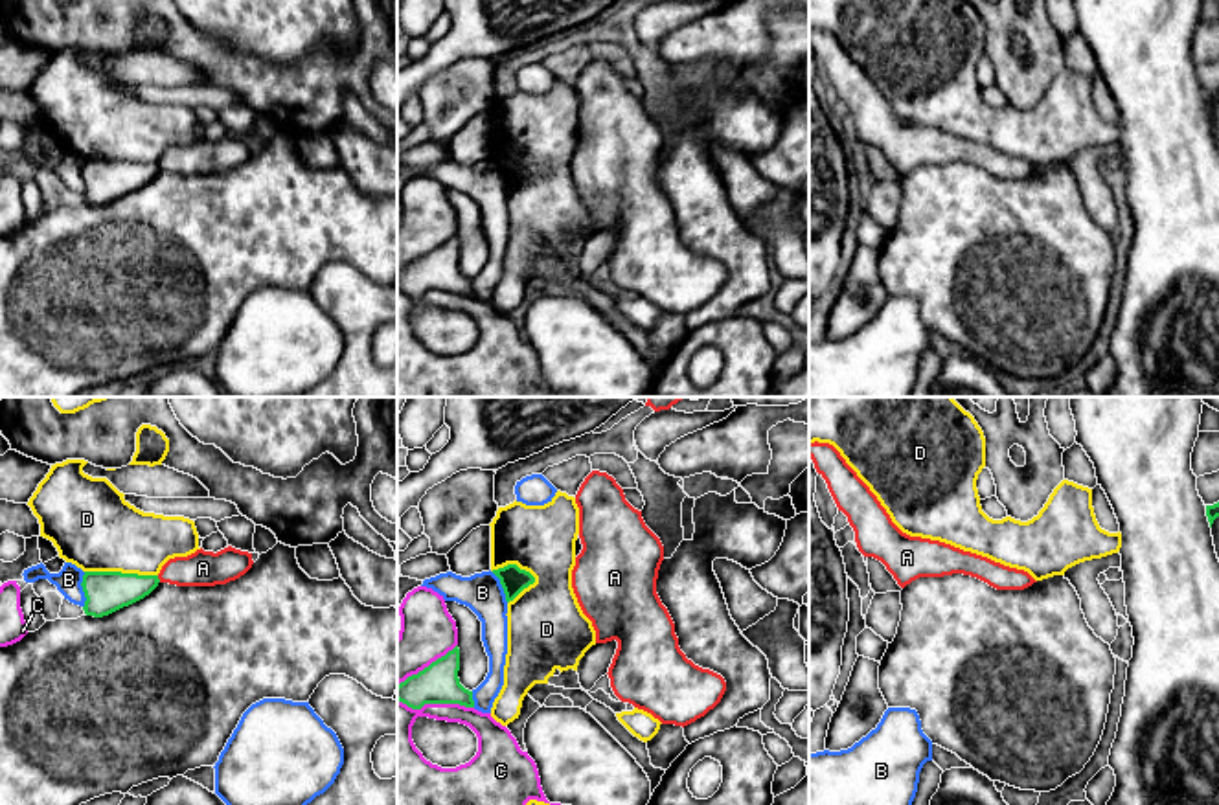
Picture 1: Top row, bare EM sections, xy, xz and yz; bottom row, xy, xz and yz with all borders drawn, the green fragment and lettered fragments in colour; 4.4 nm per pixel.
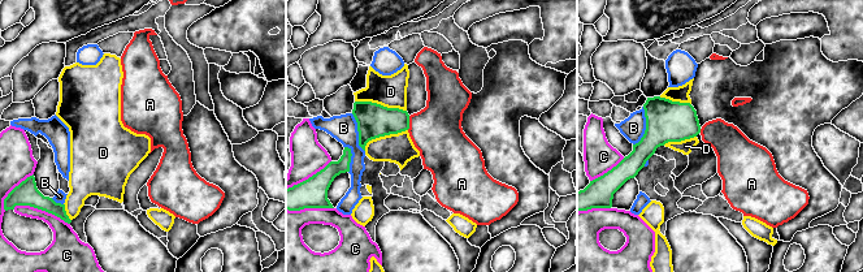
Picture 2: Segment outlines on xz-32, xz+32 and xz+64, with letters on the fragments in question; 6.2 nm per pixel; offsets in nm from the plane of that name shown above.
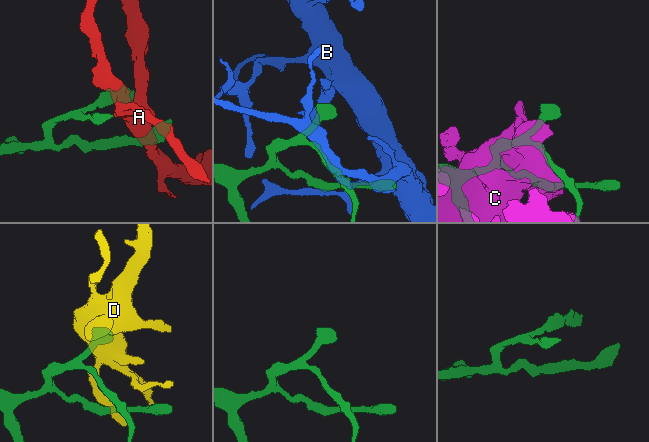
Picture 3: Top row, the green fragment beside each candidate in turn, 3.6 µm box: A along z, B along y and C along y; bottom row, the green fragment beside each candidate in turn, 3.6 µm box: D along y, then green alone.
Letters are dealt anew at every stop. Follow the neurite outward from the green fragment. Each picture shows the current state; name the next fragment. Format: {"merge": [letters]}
{"merge": []}

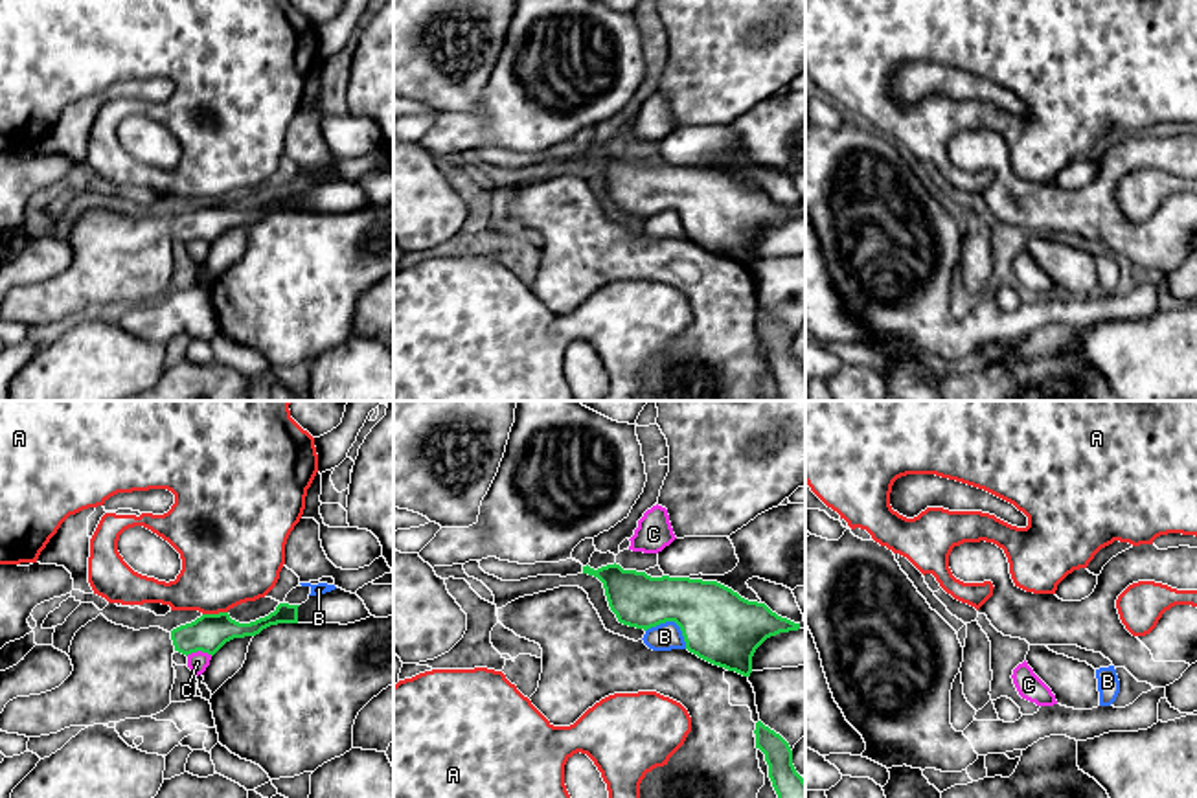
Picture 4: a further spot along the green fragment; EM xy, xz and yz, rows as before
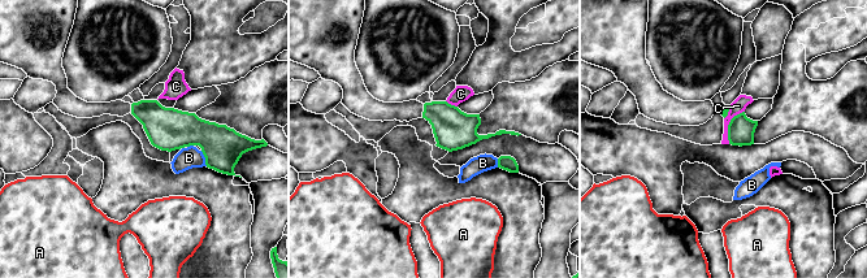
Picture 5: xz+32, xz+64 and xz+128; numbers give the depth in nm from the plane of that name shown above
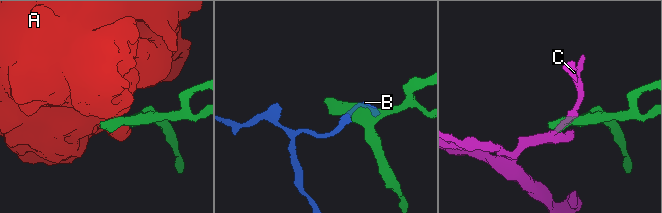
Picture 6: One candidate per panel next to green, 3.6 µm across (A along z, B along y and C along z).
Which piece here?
{"merge": []}

